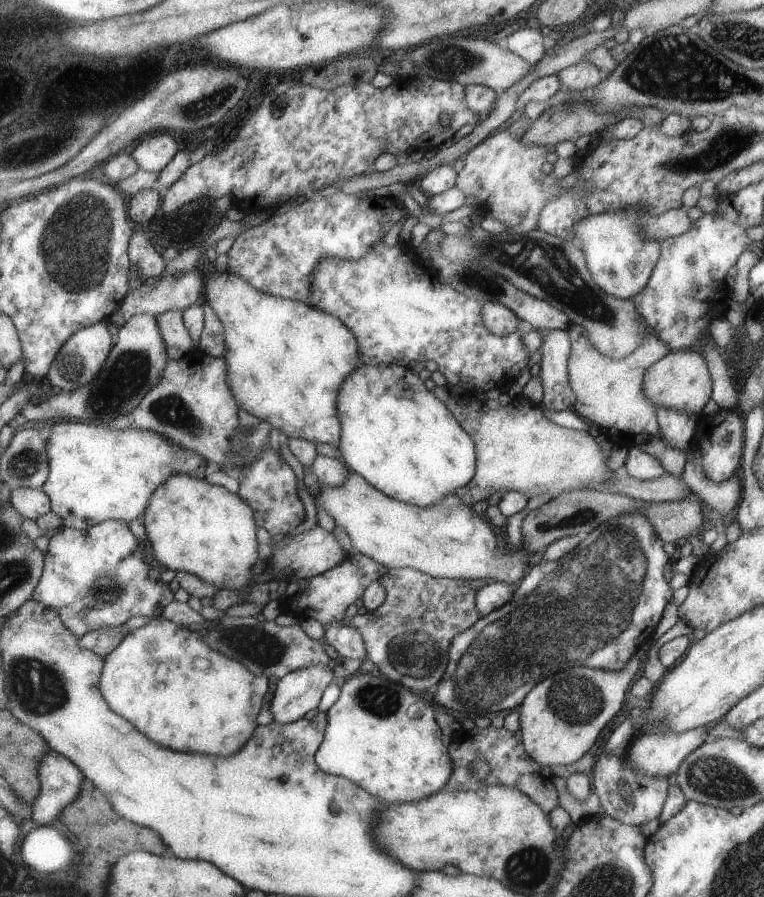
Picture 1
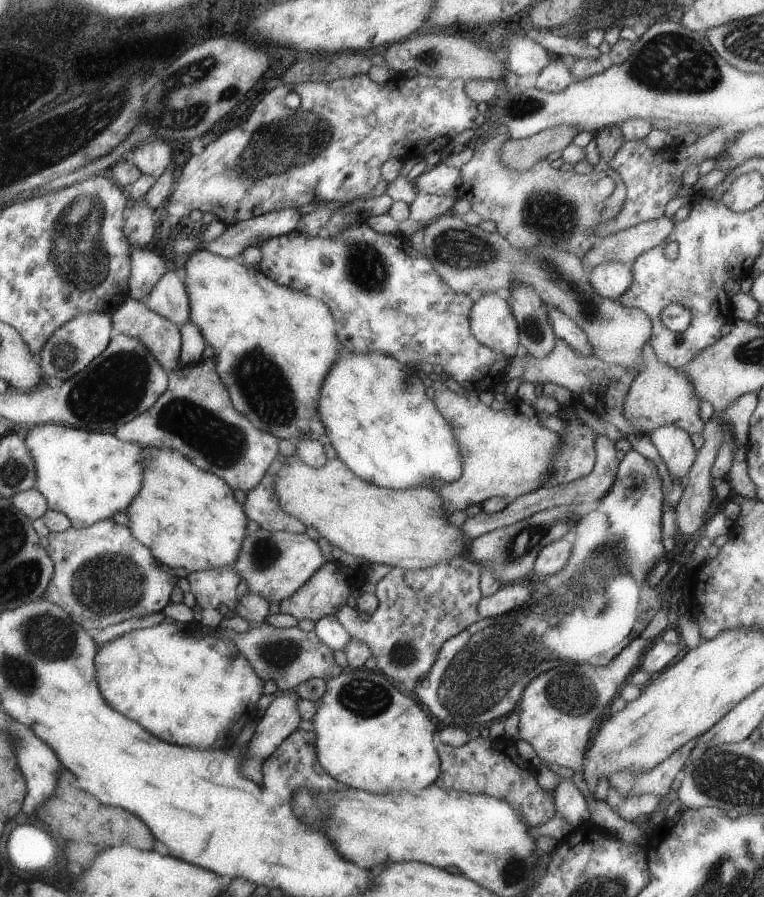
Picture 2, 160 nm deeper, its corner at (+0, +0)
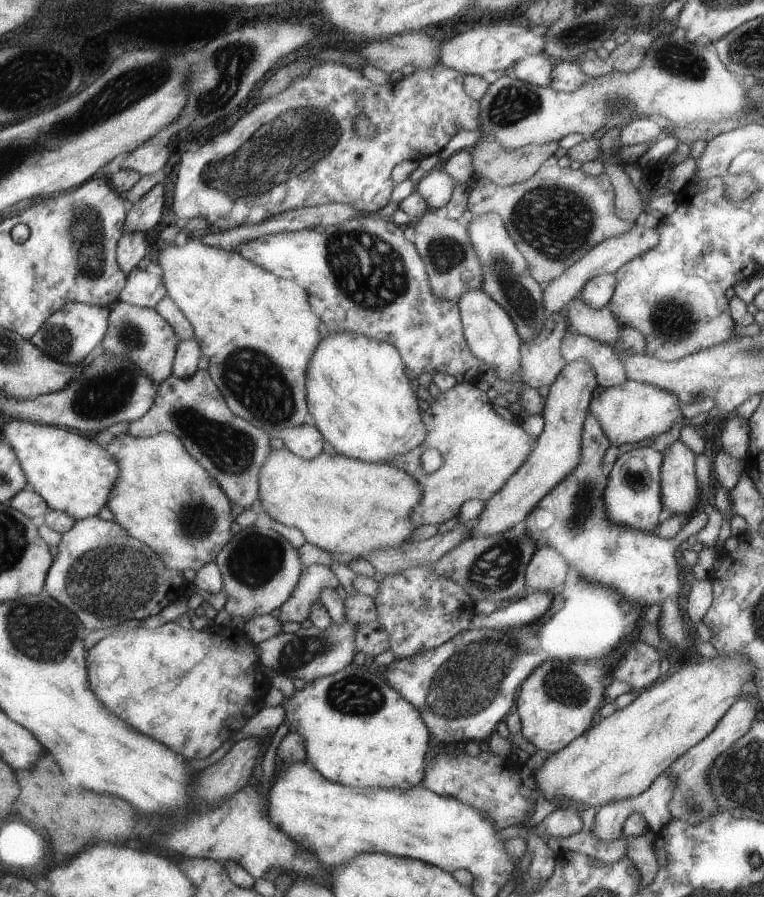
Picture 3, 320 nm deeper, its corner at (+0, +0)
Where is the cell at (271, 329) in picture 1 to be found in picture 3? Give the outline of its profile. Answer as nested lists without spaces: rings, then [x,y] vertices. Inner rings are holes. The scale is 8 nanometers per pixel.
[[[187,239],[183,246],[165,244],[157,254],[156,264],[163,271],[161,282],[166,296],[175,302],[175,306],[179,306],[191,324],[201,355],[206,355],[209,360],[206,370],[219,388],[227,408],[254,428],[263,430],[263,433],[277,434],[281,430],[306,424],[305,416],[309,410],[305,402],[305,370],[325,330],[319,314],[311,310],[310,297],[303,286],[276,278],[239,257],[237,252],[205,246],[201,240]]]

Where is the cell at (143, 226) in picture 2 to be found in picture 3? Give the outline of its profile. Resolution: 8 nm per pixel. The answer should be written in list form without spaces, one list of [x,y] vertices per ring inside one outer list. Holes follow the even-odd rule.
[[[129,232],[122,234],[116,245],[116,260],[121,272],[127,275],[133,268],[145,262],[145,233]]]

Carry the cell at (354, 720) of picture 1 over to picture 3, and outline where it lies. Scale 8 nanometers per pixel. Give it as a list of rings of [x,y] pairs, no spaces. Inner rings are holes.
[[[344,666],[341,670],[322,676],[321,678],[312,680],[311,682],[302,683],[300,689],[295,688],[293,695],[289,698],[283,698],[280,705],[284,710],[284,718],[282,723],[287,726],[288,732],[300,734],[304,742],[306,752],[306,760],[313,768],[321,774],[323,778],[334,783],[347,785],[348,787],[359,787],[362,789],[374,788],[400,788],[410,789],[415,785],[419,785],[426,769],[427,752],[429,744],[429,731],[423,722],[419,711],[409,704],[396,690],[389,685],[385,686],[385,680],[379,674],[373,674],[365,668],[351,668]]]

